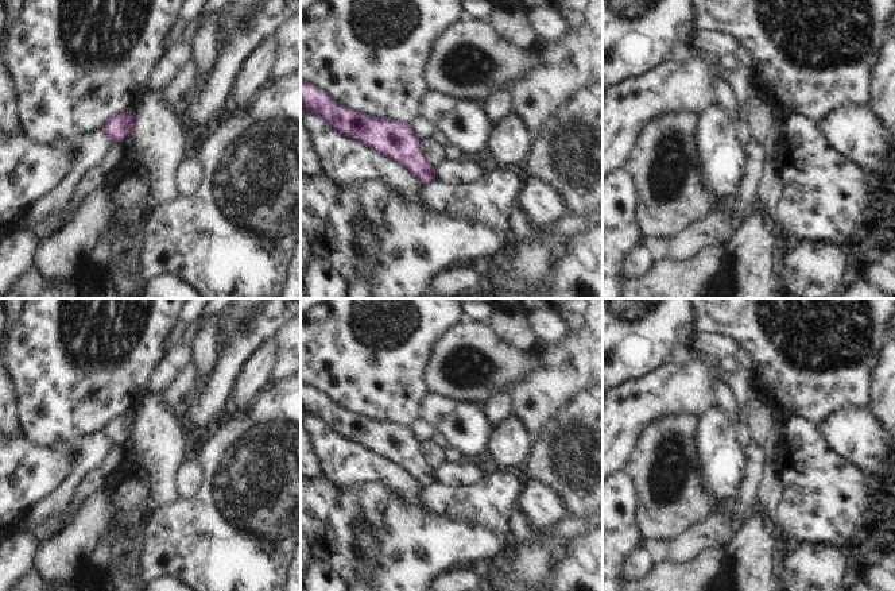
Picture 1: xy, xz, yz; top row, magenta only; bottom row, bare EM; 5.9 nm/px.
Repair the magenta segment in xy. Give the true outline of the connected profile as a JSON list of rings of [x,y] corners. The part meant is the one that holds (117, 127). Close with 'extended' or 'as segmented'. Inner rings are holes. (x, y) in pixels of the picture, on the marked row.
[[[127,112],[112,115],[102,125],[101,131],[112,140],[112,143],[123,142],[132,135],[133,116]]]; as segmented

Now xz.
[[[301,81],[301,107],[319,115],[330,127],[400,163],[422,184],[435,181],[435,167],[425,161],[411,125],[375,117],[338,104],[318,86]]]; as segmented

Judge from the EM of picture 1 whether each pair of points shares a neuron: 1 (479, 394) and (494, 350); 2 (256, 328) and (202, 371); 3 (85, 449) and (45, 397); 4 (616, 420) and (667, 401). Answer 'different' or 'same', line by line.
1: same
2: different
3: different
4: same

